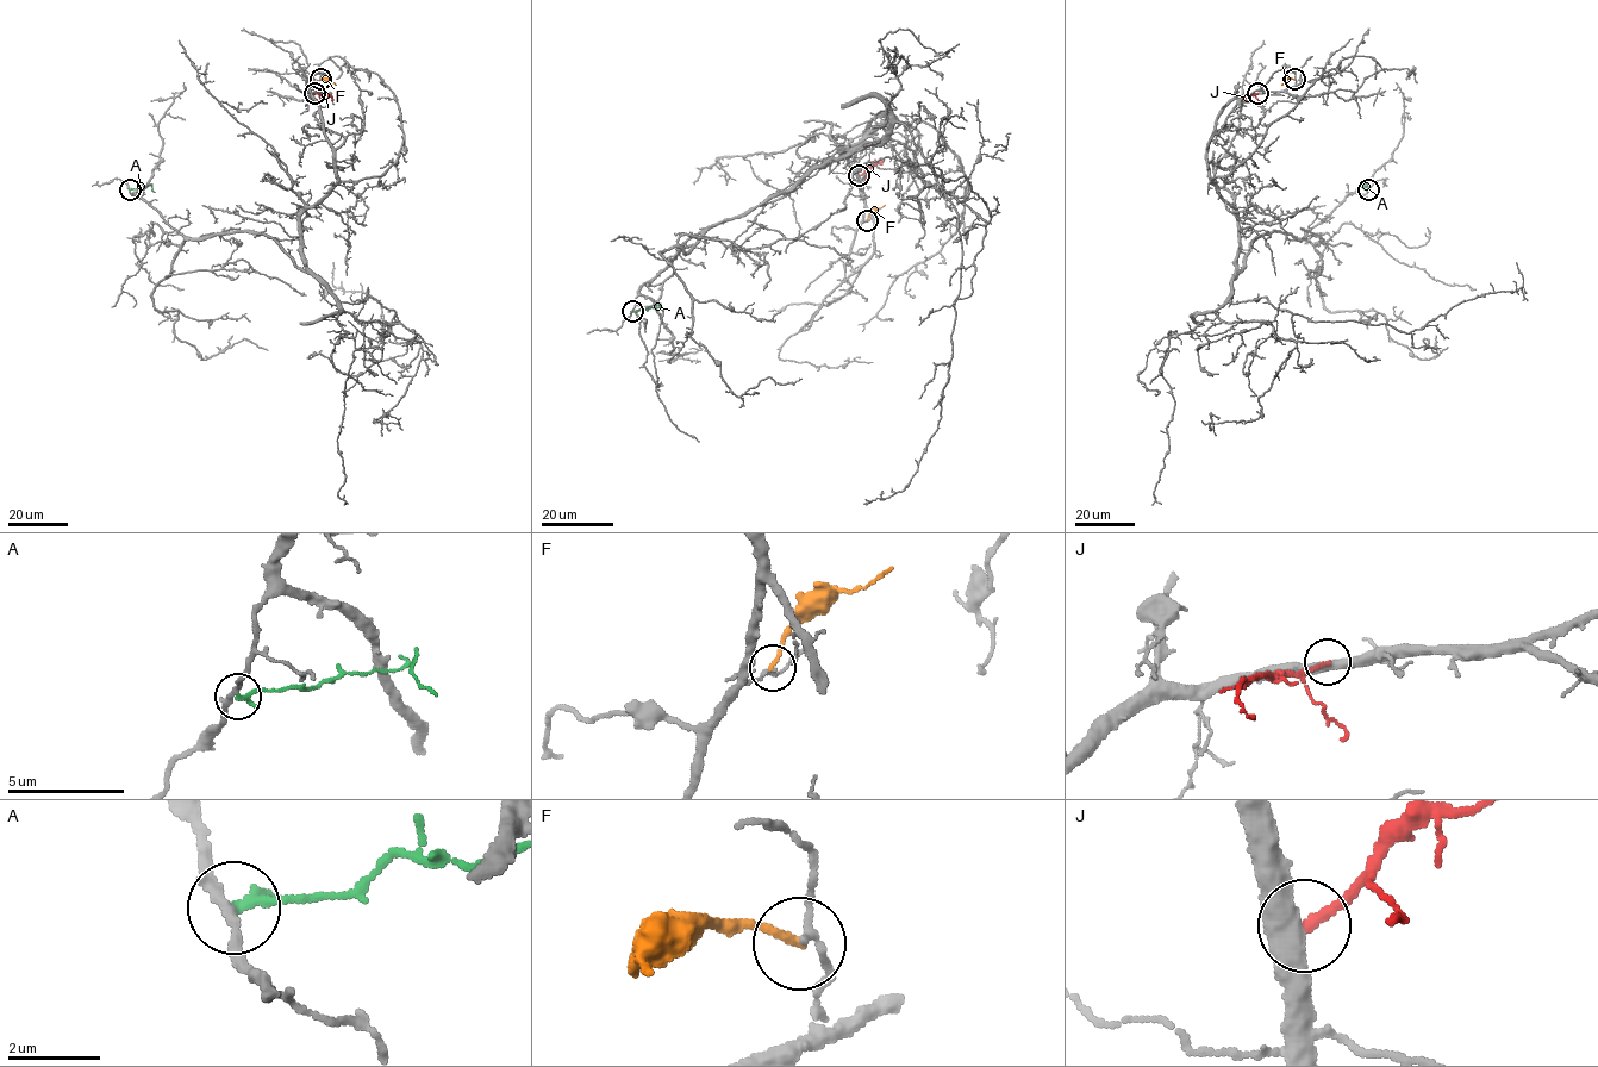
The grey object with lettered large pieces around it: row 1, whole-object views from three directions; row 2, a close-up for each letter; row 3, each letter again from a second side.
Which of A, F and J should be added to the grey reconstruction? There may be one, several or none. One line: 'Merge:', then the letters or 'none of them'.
Merge: none of them

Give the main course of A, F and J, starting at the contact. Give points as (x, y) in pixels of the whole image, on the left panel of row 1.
A: (130, 189), (151, 186), (155, 192)
F: (320, 80), (326, 78), (336, 85)
J: (314, 93), (330, 95), (331, 99)

